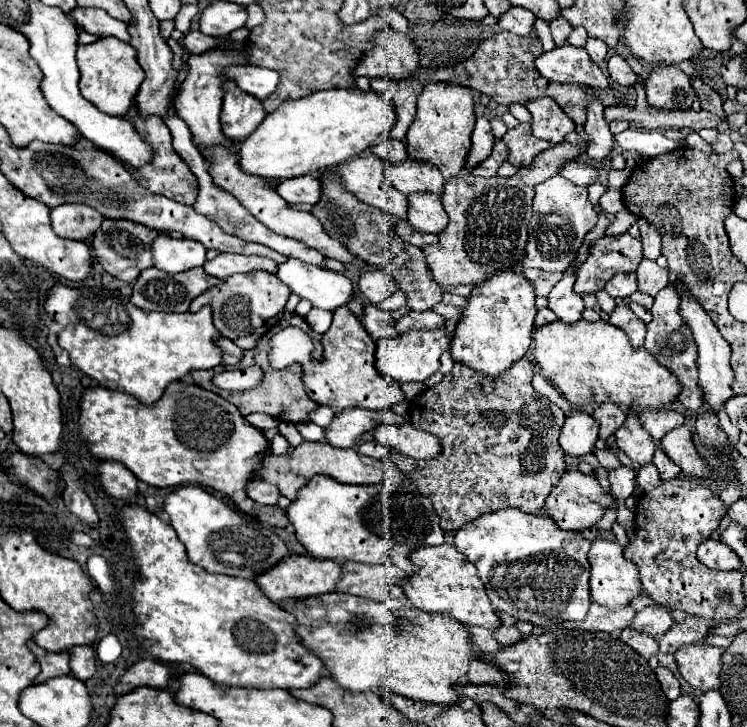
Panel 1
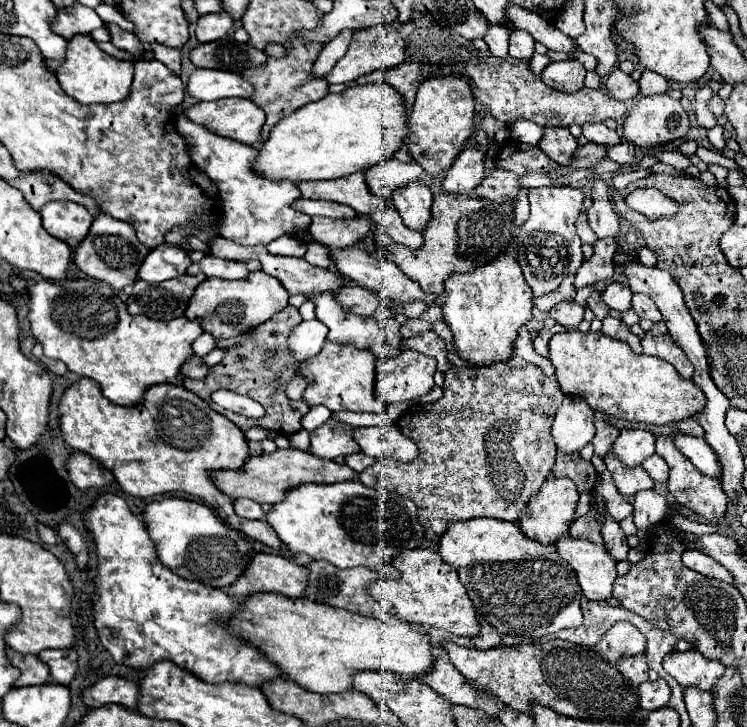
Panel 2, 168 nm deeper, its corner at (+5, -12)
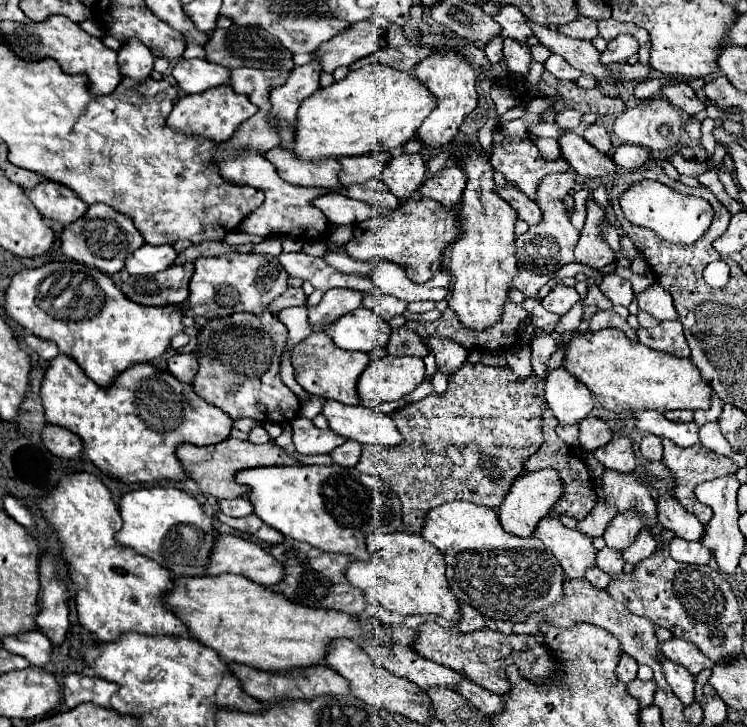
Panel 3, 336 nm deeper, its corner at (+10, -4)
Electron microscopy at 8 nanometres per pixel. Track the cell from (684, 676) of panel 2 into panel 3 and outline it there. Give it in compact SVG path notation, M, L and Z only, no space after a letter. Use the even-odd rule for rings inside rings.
M678 638L668 640L668 642L662 644L660 650L662 650L662 654L664 654L668 660L684 666L684 668L686 668L688 672L692 672L694 676L696 676L698 672L702 672L704 668L714 668L714 662L712 662L708 656L704 656L694 644L686 642L686 640L678 640Z

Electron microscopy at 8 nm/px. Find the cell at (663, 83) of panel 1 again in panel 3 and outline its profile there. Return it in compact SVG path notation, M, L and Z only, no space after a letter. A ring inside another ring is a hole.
M648 98L642 104L624 110L618 114L618 118L612 124L614 134L624 142L624 144L636 144L644 146L650 150L668 150L680 144L682 136L682 110L674 108L666 98Z

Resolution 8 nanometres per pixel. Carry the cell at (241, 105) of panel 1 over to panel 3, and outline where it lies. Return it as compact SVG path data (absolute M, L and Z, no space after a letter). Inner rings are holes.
M226 86L226 88L216 88L214 92L202 92L198 96L190 96L190 94L182 96L174 104L172 114L168 116L168 124L174 130L186 132L186 134L198 134L198 136L204 136L204 138L214 140L214 142L226 142L232 138L236 128L244 120L254 116L256 112L258 112L258 108L246 96L234 94L232 88Z

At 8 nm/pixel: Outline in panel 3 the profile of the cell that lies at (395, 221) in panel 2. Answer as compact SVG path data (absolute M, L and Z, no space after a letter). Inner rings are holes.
M370 180L362 186L348 186L348 197L362 200L370 206L382 206L386 210L396 210L400 204L396 196L382 184L382 180Z

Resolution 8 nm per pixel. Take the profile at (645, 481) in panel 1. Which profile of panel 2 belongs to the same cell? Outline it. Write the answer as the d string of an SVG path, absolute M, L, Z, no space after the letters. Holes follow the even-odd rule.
M655 490L639 492L633 500L633 522L639 532L649 532L655 524L663 522L669 514L669 504L665 496L657 494Z

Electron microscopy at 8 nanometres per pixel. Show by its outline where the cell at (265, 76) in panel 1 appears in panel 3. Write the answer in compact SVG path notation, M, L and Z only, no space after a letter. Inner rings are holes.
M182 58L174 66L172 76L186 94L200 94L218 86L226 86L230 82L230 68L200 58Z

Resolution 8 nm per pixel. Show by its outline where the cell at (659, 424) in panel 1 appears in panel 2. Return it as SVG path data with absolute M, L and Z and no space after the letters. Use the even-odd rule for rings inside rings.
M621 430L611 454L627 468L641 466L645 458L655 454L655 436L647 430Z

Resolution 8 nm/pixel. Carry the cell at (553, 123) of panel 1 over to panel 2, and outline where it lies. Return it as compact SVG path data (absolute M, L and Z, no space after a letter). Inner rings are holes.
M545 128L545 136L539 142L539 148L561 166L567 166L571 162L571 156L577 146L577 140L567 128Z

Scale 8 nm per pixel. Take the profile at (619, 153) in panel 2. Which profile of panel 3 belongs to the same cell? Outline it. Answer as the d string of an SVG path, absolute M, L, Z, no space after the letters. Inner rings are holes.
M620 144L614 148L614 154L612 154L612 160L622 166L622 168L636 168L636 166L644 166L646 160L650 158L650 154L640 148L640 146L630 146L630 144Z

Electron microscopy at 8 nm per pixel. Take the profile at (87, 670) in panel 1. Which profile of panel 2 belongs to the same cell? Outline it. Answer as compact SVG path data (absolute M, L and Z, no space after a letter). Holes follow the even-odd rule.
M63 648L63 650L47 650L39 654L41 660L45 660L45 664L51 668L51 678L57 684L67 686L75 672L77 672L77 652L73 652L71 648Z

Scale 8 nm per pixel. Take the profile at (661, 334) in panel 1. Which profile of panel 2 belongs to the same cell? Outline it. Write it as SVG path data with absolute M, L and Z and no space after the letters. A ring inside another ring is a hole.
M663 322L655 324L645 334L645 338L641 340L641 346L643 346L643 354L667 360L669 364L673 364L677 368L677 372L683 378L691 378L693 376L693 364L689 362L687 354L671 340L669 330L667 330L667 326Z

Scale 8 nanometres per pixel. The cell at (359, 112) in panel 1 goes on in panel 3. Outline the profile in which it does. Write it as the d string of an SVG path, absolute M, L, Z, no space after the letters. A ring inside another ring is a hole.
M384 64L364 66L348 72L344 80L328 88L318 88L300 104L292 152L302 162L394 152L416 134L432 108L434 100L430 92L422 88L412 74L398 72Z

